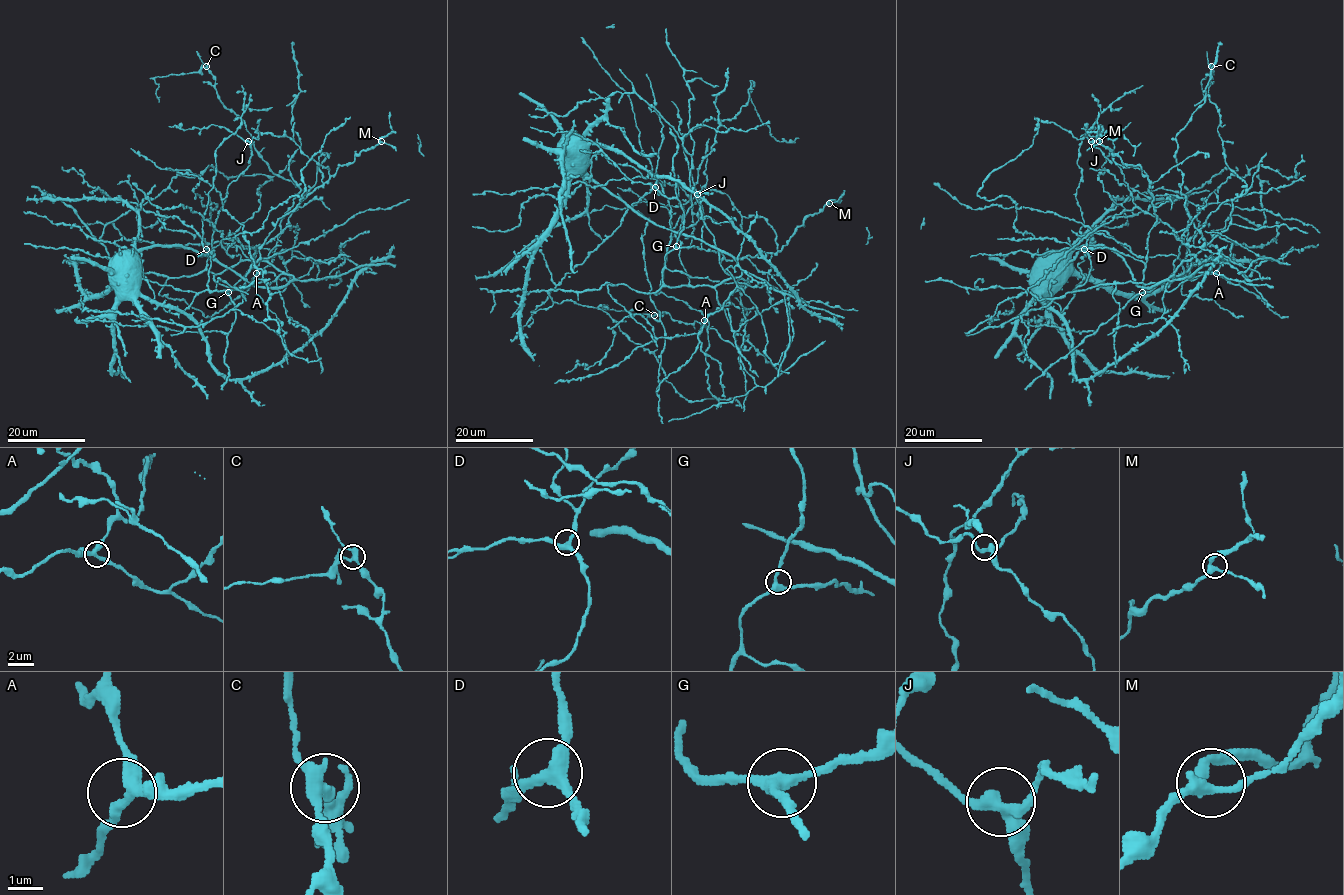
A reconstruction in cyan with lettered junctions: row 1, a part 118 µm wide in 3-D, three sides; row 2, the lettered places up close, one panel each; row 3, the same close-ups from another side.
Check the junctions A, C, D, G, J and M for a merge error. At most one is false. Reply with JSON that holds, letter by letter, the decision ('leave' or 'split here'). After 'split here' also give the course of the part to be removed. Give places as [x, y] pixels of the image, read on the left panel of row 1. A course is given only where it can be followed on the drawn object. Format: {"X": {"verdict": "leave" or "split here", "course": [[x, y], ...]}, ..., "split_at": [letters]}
{"A": {"verdict": "leave"}, "C": {"verdict": "split here", "course": [[206, 67], [197, 72], [155, 76], [159, 102]]}, "D": {"verdict": "leave"}, "G": {"verdict": "leave"}, "J": {"verdict": "leave"}, "M": {"verdict": "leave"}, "split_at": ["C"]}

